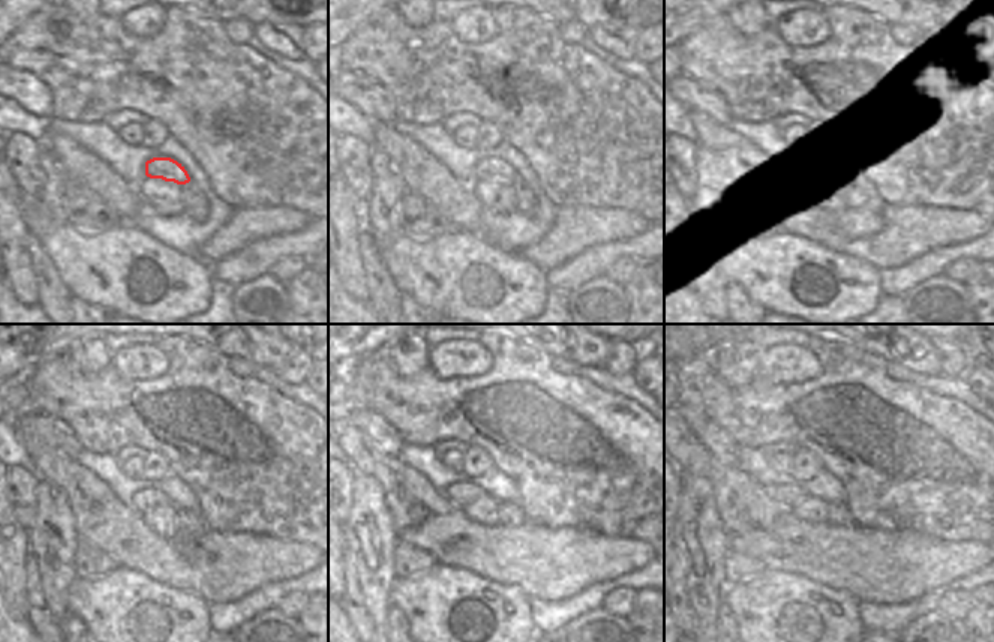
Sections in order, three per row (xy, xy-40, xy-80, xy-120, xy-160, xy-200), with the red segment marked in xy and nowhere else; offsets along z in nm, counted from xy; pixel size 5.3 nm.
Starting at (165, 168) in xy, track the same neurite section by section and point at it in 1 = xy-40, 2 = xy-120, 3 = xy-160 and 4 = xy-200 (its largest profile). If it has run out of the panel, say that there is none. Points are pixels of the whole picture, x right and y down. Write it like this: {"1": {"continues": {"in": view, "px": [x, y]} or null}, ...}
{"1": {"continues": {"in": "xy-40", "px": [494, 168]}}, "2": {"continues": {"in": "xy-120", "px": [143, 500]}}, "3": {"continues": {"in": "xy-160", "px": [461, 495]}}, "4": {"continues": {"in": "xy-200", "px": [787, 495]}}}

